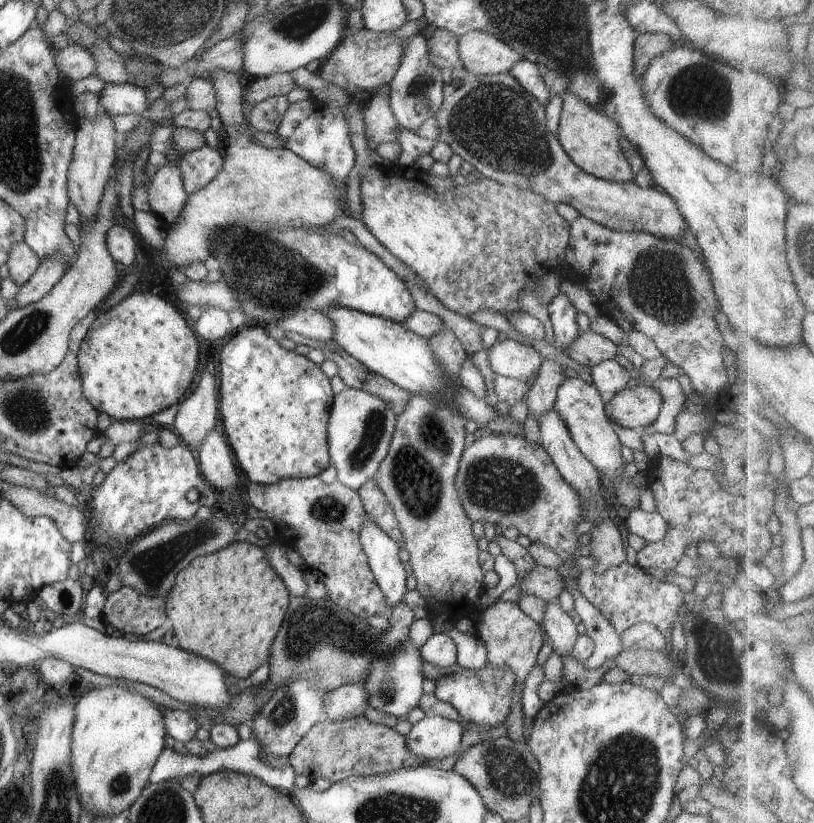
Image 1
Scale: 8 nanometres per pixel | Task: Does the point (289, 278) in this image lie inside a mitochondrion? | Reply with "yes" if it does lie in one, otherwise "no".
yes

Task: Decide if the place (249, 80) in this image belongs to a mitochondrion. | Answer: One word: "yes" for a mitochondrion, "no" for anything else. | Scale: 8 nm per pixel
no

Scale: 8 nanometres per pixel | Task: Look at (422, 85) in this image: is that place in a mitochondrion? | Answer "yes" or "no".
yes

